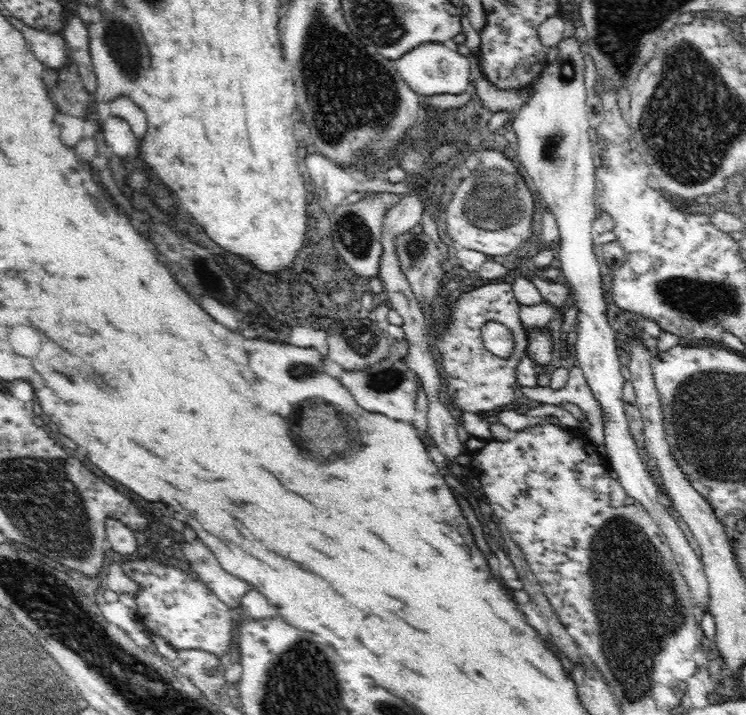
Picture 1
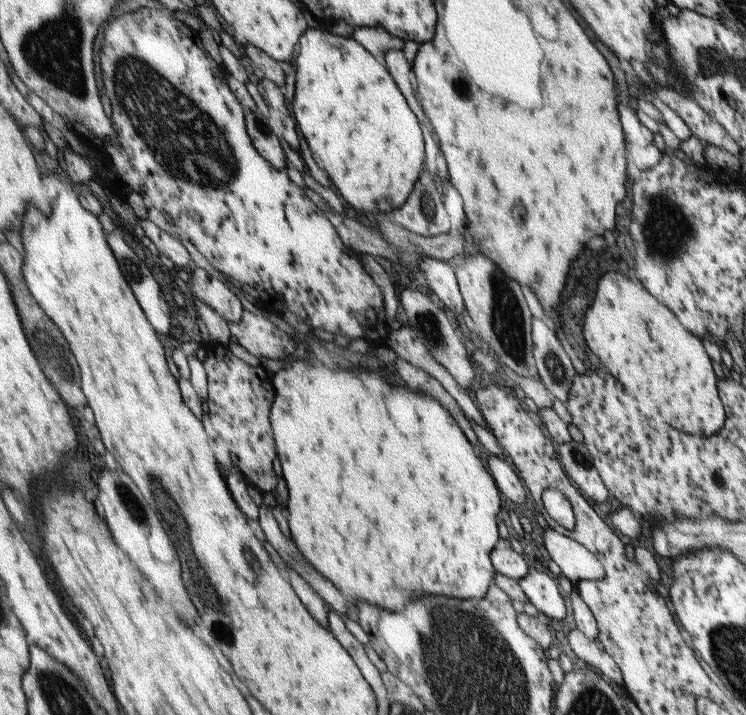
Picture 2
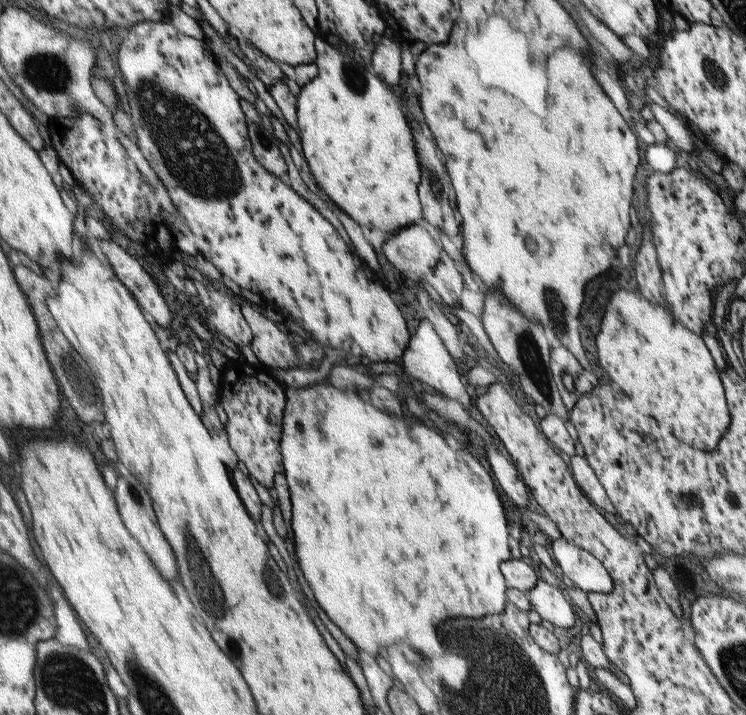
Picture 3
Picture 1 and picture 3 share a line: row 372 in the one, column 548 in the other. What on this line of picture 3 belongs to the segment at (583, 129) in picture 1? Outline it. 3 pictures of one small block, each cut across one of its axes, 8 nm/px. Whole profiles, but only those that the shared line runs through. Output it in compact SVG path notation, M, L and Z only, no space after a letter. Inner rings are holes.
M541 577L538 578L536 586L528 592L528 596L532 609L550 624L564 630L576 624L576 616L572 611L572 606L564 598L564 594Z

